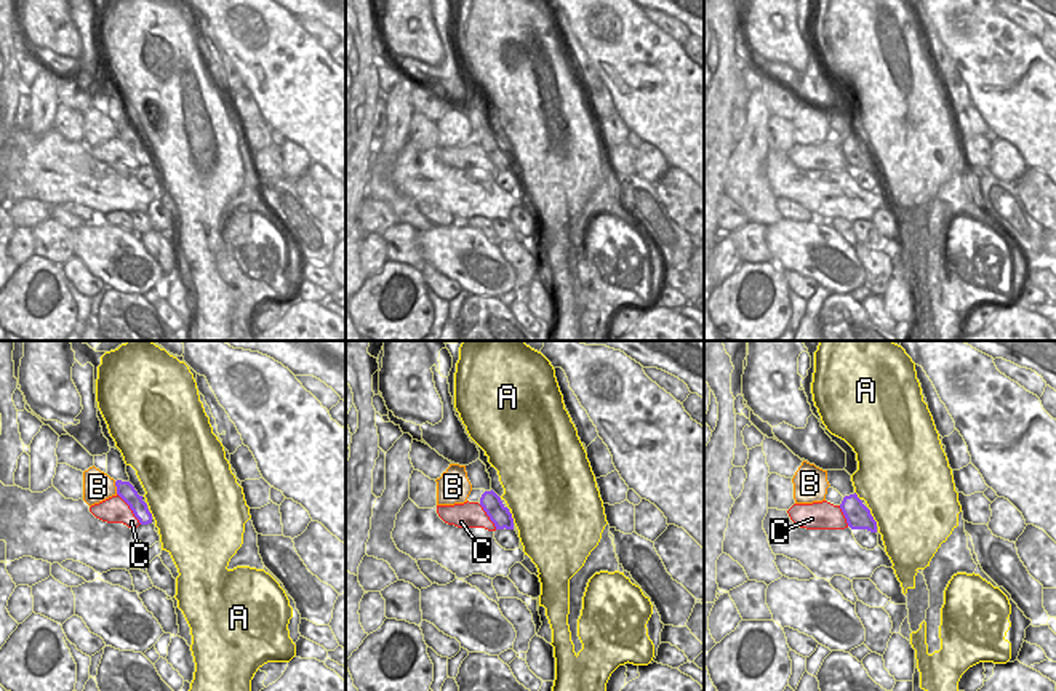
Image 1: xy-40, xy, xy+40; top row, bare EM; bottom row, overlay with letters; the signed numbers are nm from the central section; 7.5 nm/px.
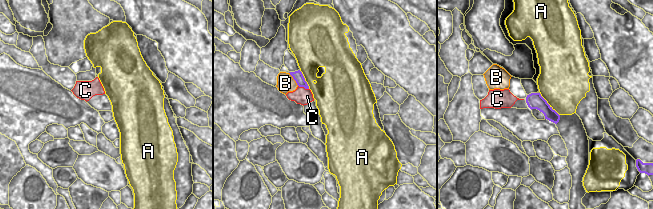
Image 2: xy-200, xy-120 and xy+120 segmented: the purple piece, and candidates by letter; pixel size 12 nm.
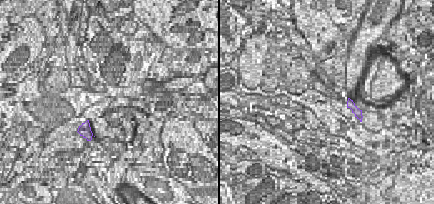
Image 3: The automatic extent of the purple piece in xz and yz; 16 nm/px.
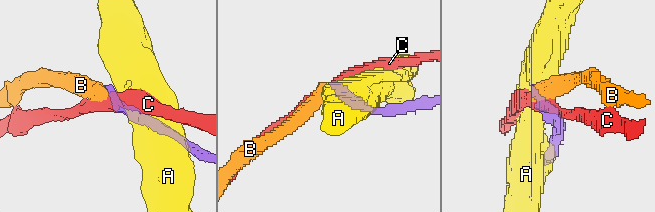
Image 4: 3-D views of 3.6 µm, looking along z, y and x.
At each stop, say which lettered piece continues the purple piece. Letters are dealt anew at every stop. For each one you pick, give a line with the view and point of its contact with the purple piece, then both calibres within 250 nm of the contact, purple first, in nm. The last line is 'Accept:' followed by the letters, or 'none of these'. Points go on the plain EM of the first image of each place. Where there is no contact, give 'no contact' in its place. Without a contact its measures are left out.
Accept: none of these

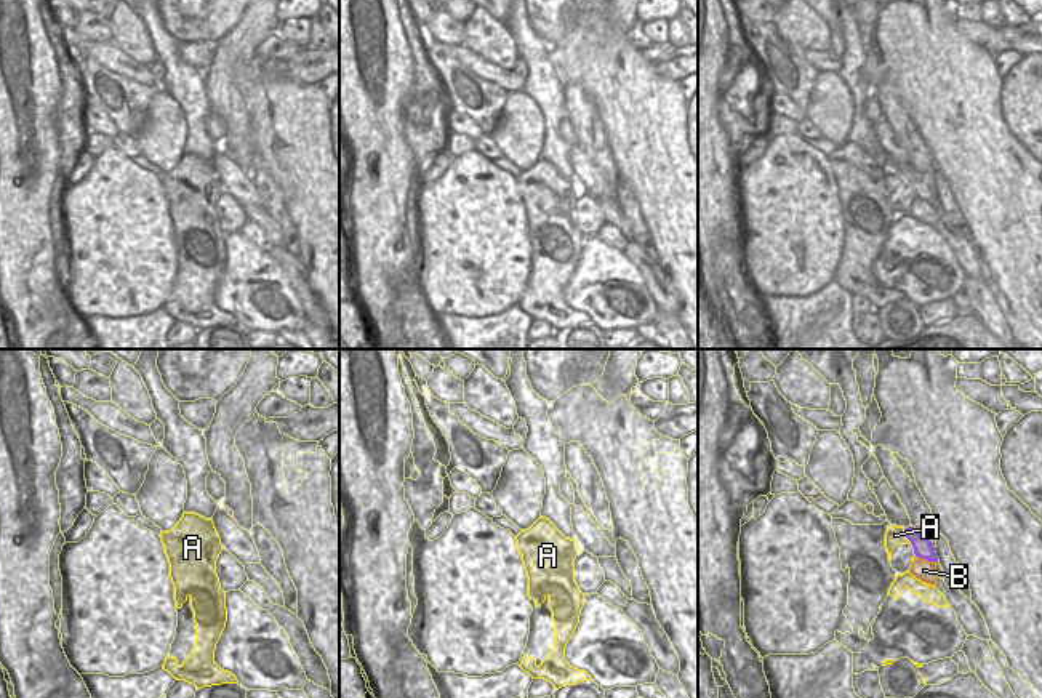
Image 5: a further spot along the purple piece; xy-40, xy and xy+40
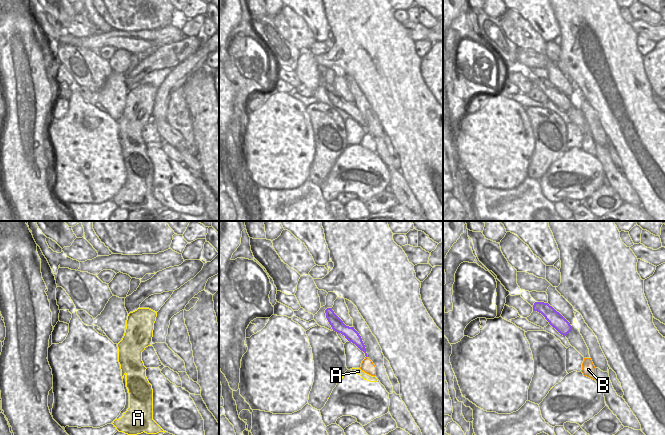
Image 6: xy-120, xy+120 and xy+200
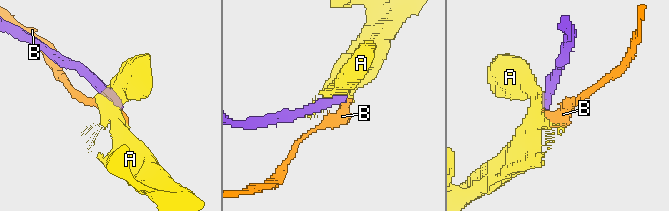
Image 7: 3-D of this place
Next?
Accept: none of these

